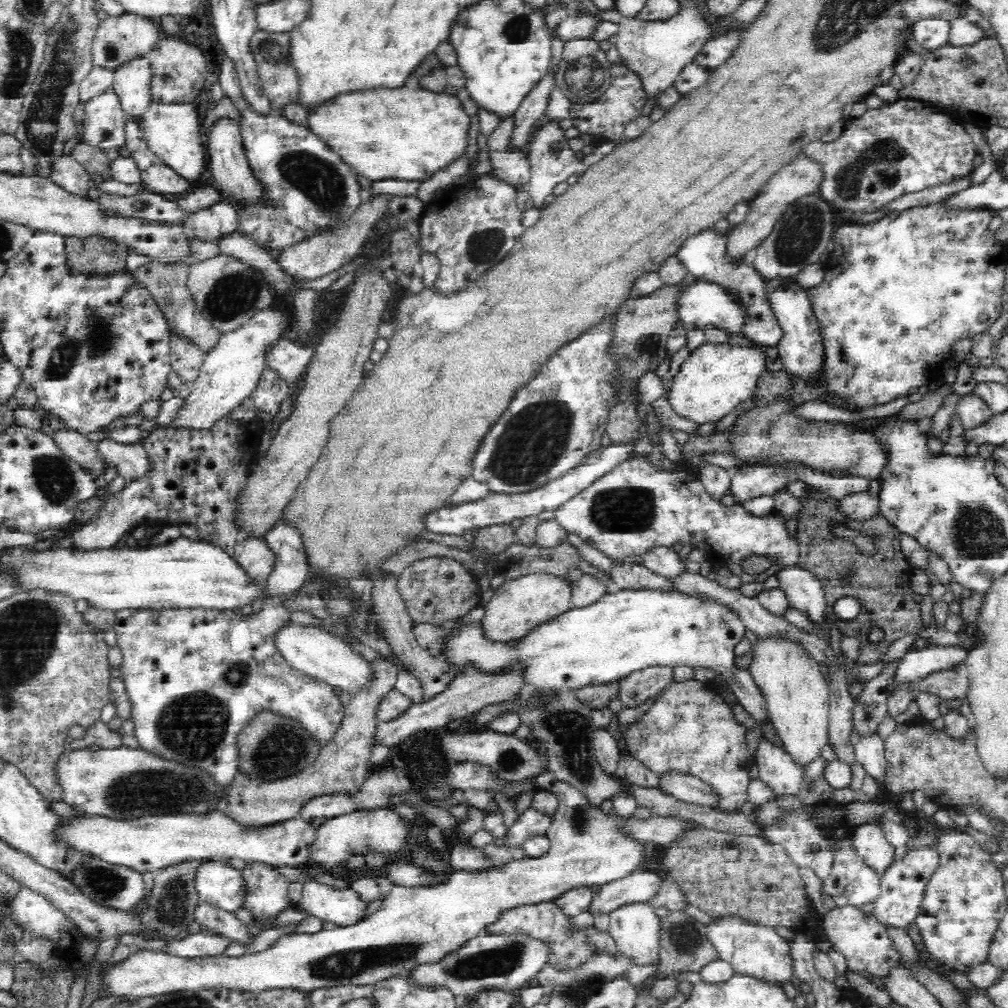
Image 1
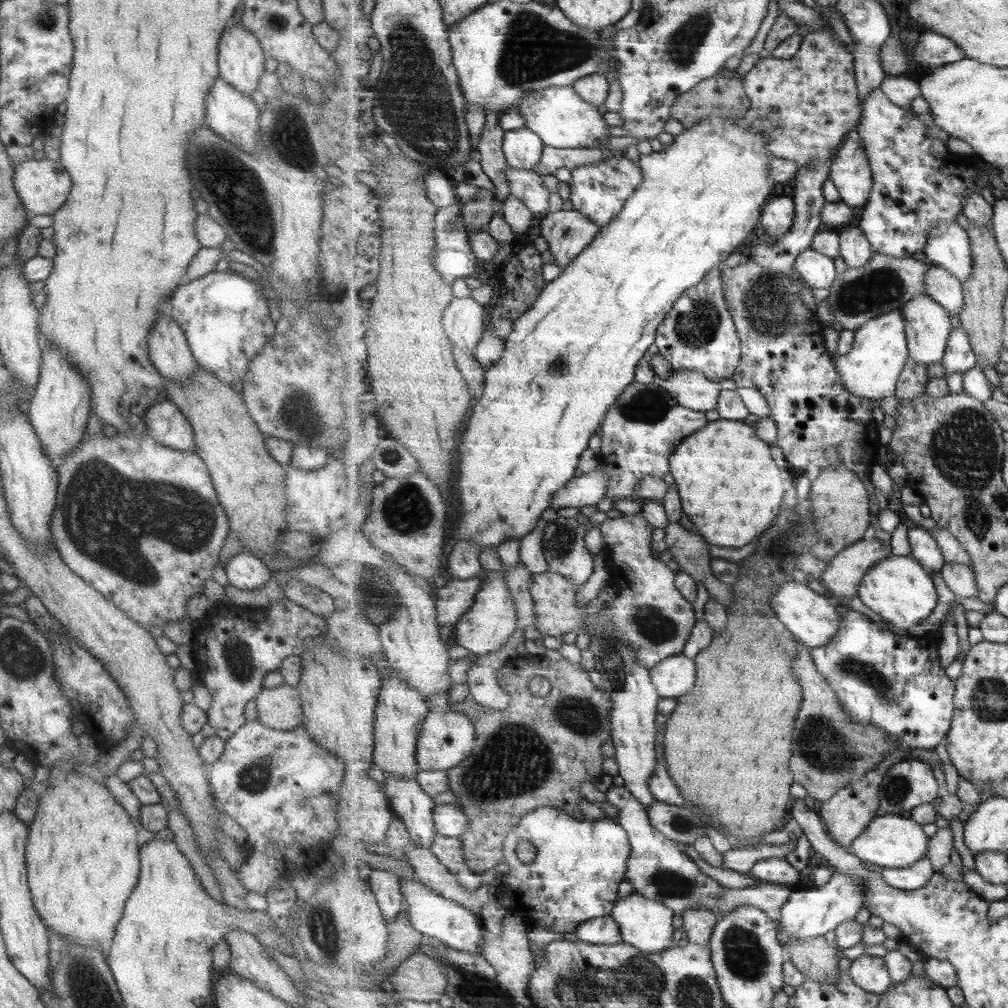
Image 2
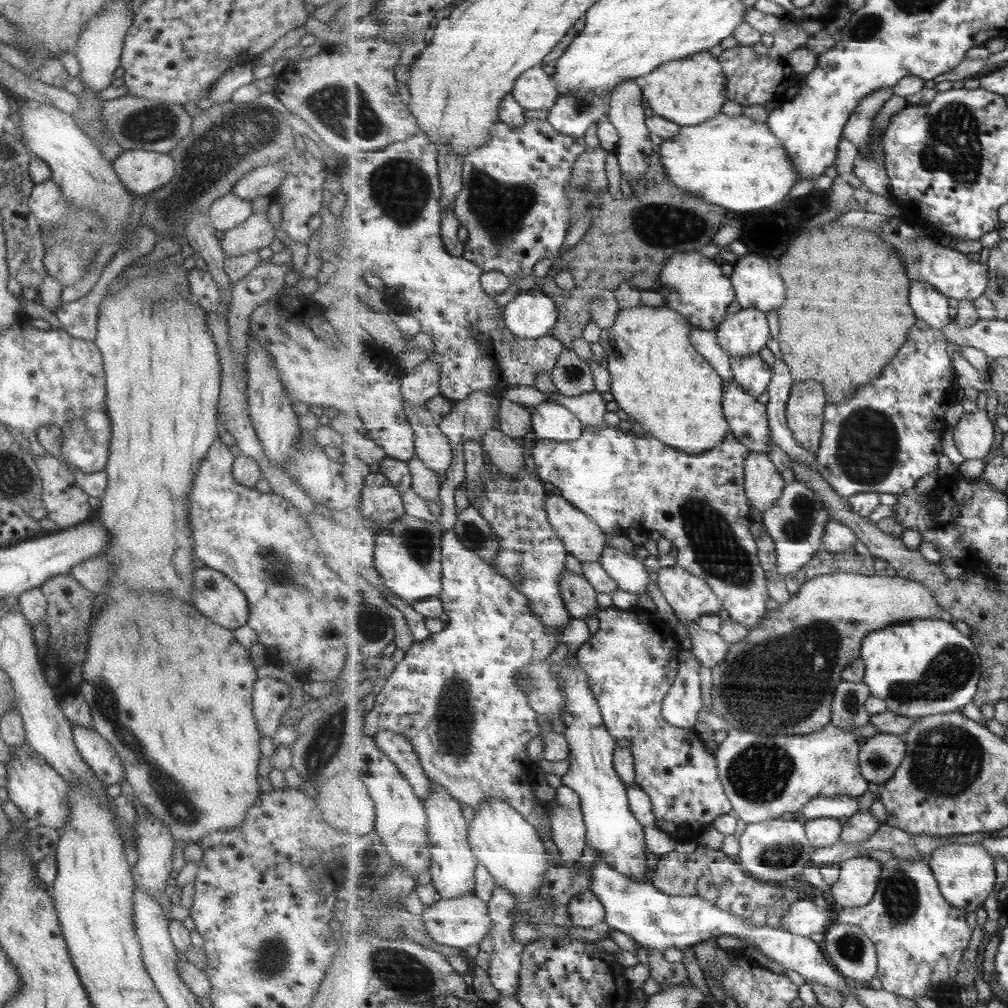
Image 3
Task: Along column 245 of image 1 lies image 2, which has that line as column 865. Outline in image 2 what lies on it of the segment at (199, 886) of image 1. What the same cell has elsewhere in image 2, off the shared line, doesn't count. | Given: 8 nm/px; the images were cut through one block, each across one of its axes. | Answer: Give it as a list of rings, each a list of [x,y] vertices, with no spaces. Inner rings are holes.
[[[834,871],[831,881],[823,886],[811,889],[795,889],[790,899],[781,910],[778,922],[783,948],[789,948],[791,941],[811,941],[815,937],[836,931],[843,922],[855,920],[859,910],[865,904],[867,887],[859,875],[850,875],[841,871]]]

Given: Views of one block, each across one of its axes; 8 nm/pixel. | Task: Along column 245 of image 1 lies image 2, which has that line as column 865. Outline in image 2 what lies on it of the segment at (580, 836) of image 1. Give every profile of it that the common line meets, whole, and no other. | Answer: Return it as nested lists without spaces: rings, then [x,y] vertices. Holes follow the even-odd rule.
[[[864,953],[852,961],[849,971],[855,983],[875,995],[885,995],[894,985],[884,957]]]

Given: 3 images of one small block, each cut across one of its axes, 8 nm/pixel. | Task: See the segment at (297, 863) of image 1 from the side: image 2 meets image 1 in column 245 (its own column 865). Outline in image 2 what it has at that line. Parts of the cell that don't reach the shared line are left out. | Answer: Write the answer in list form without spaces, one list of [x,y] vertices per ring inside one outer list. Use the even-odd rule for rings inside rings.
[[[880,814],[867,826],[866,832],[853,842],[851,851],[863,861],[881,868],[909,868],[928,856],[930,838],[923,825],[915,822],[909,815]]]

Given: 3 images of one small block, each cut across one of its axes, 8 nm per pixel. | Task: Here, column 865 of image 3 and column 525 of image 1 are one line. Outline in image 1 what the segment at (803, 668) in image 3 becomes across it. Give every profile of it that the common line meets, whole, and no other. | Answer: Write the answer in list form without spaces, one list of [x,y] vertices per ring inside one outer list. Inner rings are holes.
[[[533,573],[505,581],[485,604],[485,614],[480,622],[484,640],[497,645],[519,645],[528,633],[571,609],[571,588],[567,580],[547,573]]]

